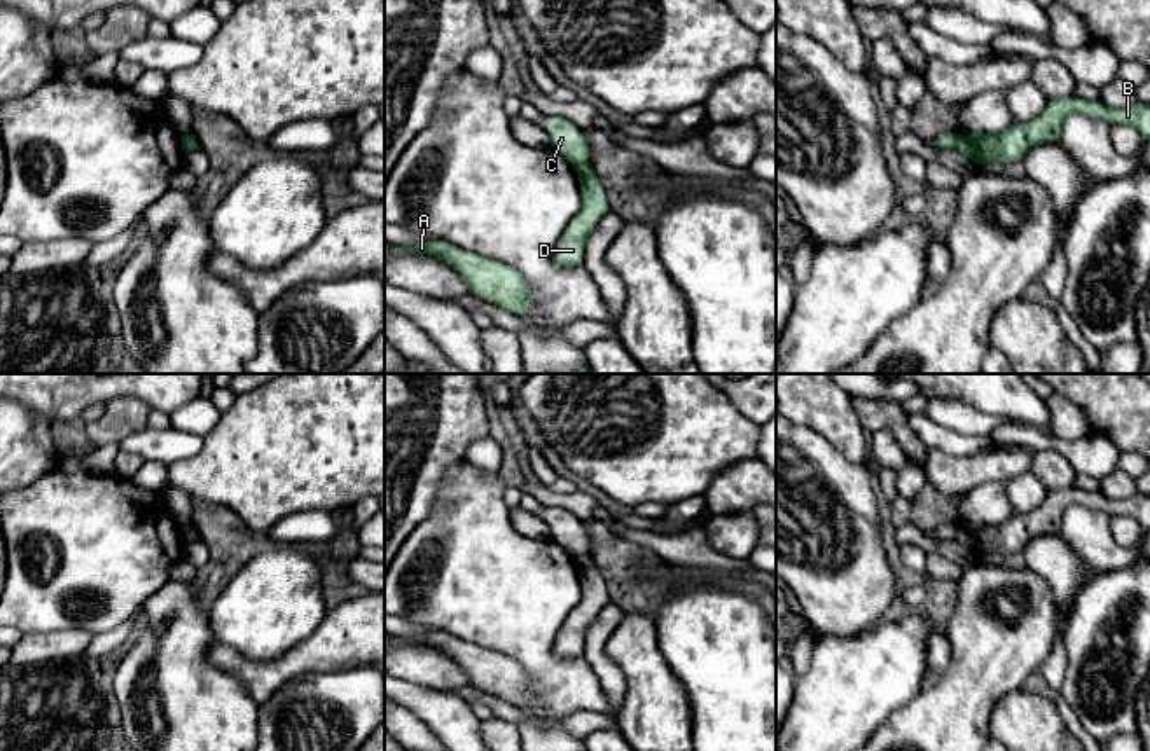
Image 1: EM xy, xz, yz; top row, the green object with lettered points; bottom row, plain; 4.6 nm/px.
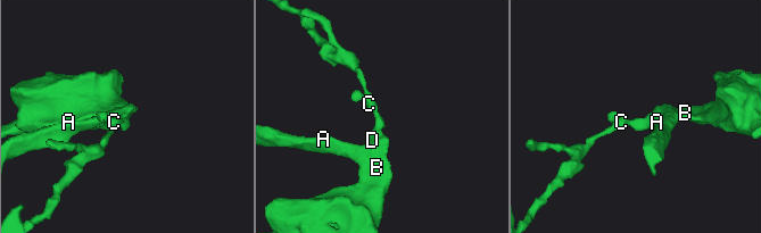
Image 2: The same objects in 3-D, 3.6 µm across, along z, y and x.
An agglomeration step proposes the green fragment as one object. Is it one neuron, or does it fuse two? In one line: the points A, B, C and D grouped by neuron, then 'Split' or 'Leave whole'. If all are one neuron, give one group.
Groups: A B D / C. Split

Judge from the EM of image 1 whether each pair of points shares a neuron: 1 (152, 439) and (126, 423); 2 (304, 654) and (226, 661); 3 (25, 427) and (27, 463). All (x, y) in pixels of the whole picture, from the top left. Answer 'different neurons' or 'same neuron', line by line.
1: different neurons
2: same neuron
3: same neuron

